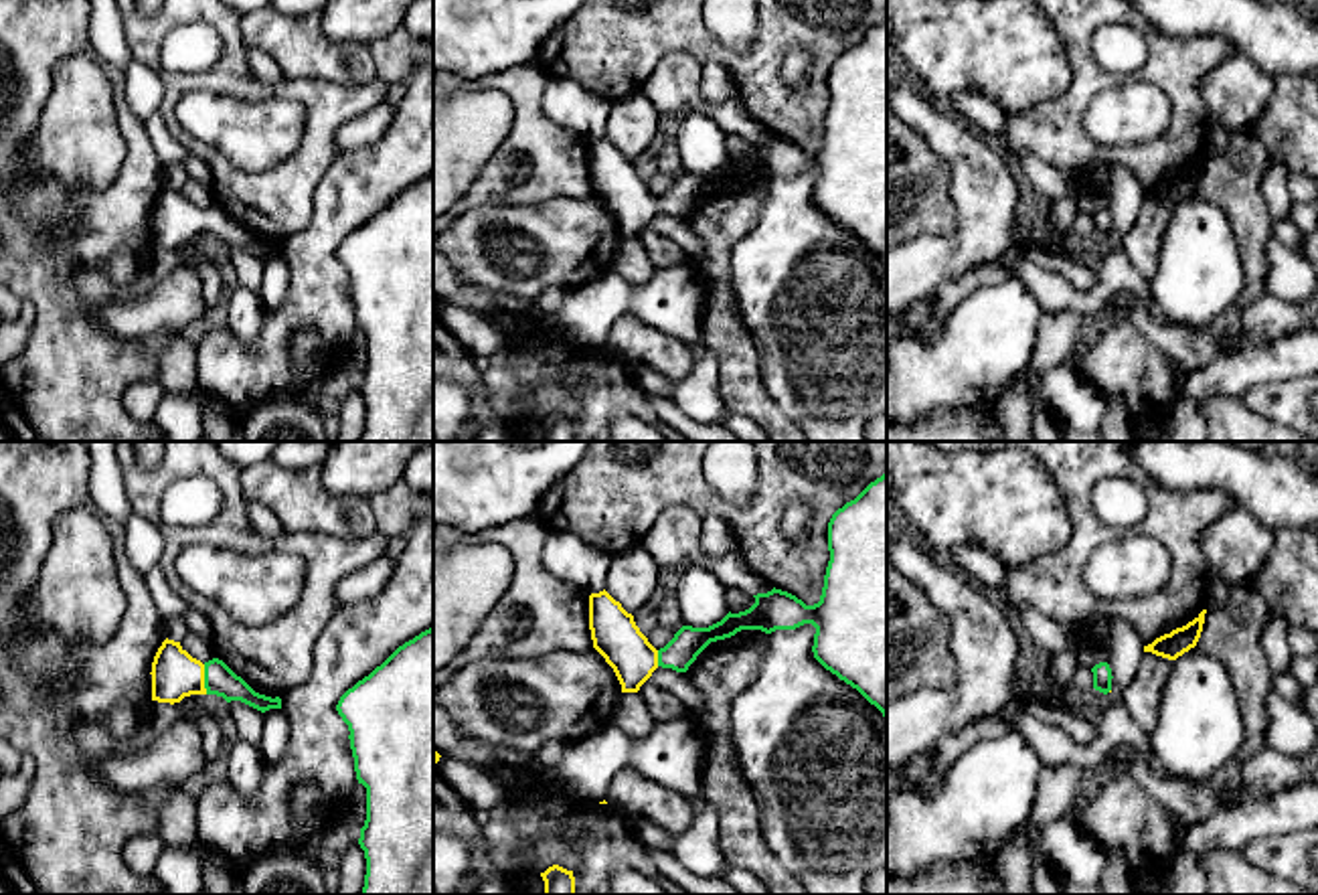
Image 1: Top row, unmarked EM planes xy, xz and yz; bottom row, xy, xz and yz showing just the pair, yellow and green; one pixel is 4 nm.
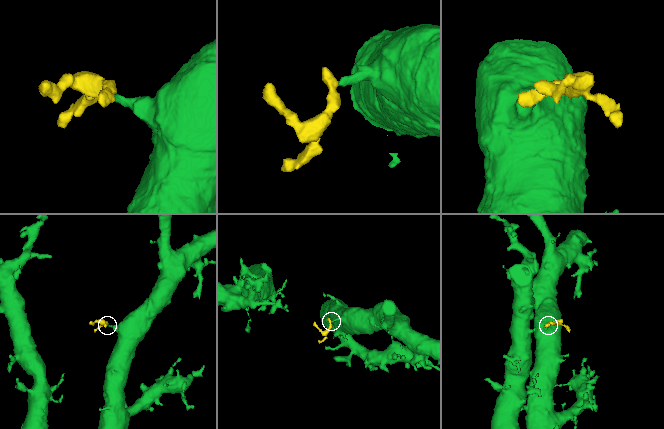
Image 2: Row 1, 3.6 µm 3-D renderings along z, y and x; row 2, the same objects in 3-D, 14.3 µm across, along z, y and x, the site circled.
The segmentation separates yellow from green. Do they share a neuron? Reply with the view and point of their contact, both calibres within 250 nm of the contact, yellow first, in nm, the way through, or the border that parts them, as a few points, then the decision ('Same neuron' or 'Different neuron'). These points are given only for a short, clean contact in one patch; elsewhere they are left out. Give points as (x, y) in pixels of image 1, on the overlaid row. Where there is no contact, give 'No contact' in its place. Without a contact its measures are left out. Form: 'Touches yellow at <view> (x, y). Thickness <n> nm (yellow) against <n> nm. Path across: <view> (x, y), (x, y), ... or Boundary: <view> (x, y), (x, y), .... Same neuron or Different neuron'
Touches yellow at xy (203, 679). Thickness 190 nm (yellow) against 120 nm. Same neuron

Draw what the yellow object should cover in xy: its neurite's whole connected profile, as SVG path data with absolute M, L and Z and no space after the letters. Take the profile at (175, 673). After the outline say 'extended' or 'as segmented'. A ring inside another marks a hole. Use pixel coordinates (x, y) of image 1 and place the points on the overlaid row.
M164 640L152 662L152 701L180 703L190 695L217 695L227 703L241 701L261 713L281 709L281 699L255 693L223 660L200 662L180 642Z; extended

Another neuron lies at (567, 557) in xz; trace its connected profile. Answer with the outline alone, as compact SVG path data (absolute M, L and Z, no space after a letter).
M551 533L541 561L557 579L585 589L589 595L605 589L611 555L583 543L571 533Z

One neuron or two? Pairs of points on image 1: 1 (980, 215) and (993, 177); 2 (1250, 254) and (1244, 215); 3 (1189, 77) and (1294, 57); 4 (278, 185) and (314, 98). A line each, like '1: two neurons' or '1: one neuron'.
1: one neuron
2: one neuron
3: two neurons
4: one neuron

